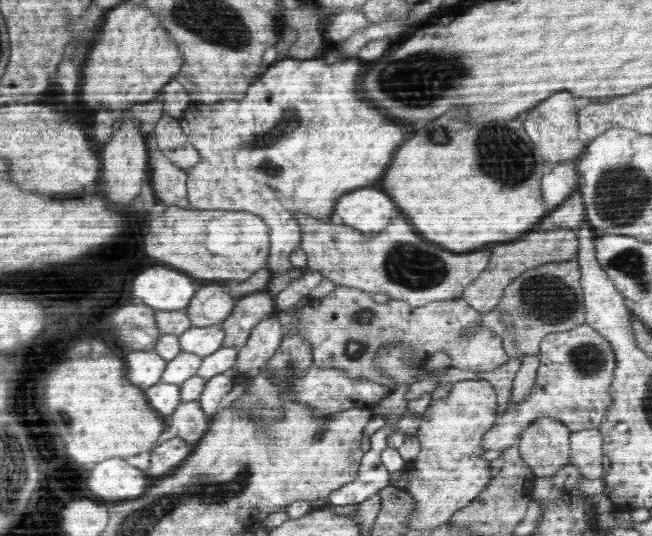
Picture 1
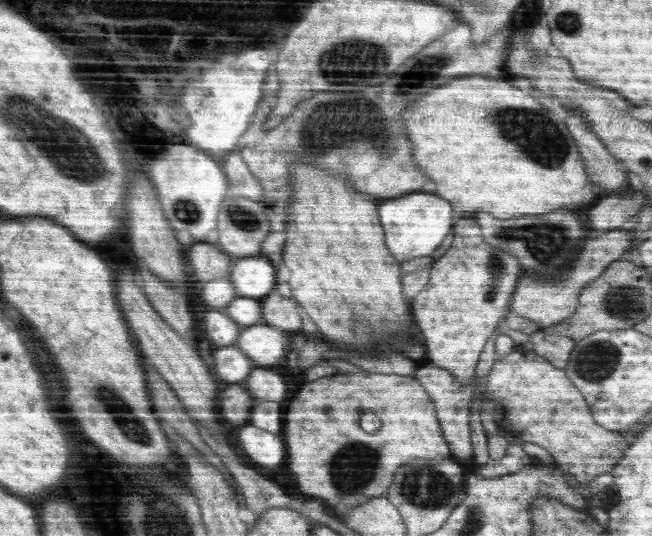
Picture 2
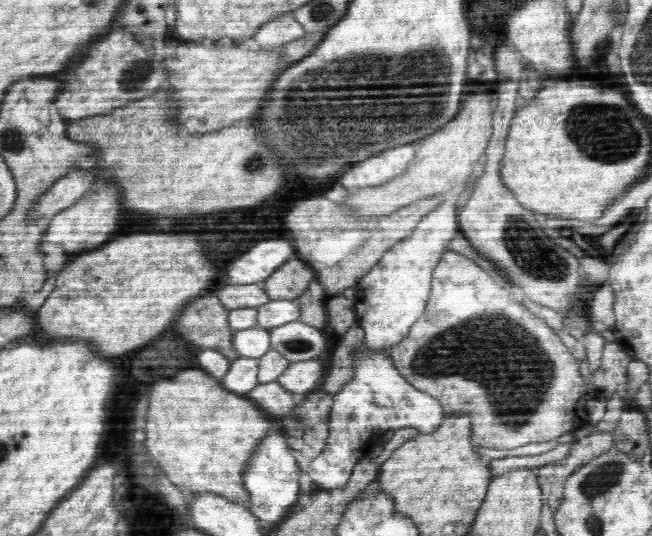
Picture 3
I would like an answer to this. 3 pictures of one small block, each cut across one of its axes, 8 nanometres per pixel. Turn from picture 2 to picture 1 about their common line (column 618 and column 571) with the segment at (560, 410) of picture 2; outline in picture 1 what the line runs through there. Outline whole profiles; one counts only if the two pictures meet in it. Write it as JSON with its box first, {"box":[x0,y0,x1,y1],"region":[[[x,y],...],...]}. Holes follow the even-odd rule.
{"box":[570,429,603,480],"region":[[[599,429],[580,430],[571,432],[570,448],[572,464],[580,469],[583,478],[594,480],[602,479],[603,437]]]}

